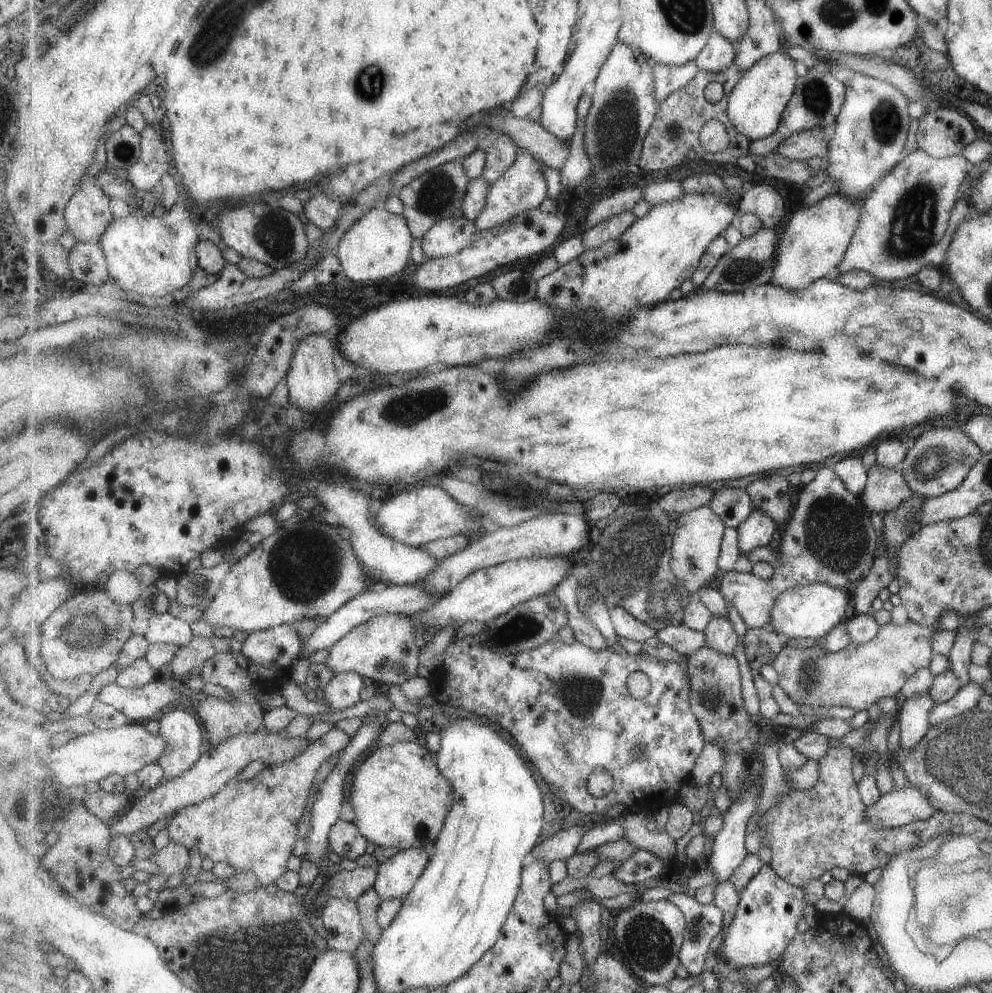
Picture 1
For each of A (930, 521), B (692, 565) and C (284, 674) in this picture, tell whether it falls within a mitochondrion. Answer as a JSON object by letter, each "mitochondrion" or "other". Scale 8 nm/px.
{"A":"other","B":"mitochondrion","C":"other"}

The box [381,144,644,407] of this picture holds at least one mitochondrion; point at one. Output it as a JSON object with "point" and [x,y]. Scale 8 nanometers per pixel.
{"point":[435,196]}

